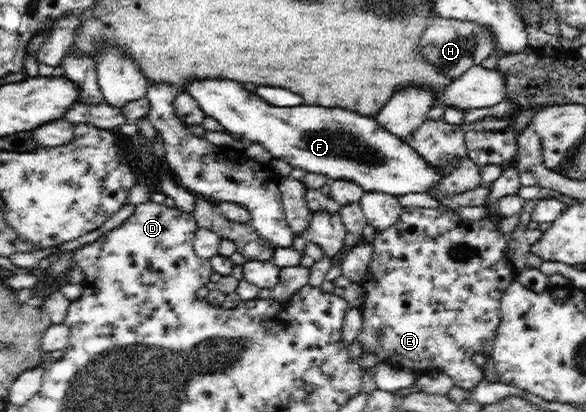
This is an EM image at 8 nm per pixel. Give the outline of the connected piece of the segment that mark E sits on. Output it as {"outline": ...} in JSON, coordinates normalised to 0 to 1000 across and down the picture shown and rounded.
{"outline":[[[695,500],[686,510],[677,544],[664,549],[660,558],[643,561],[643,573],[637,580],[633,590],[637,597],[637,626],[625,675],[616,687],[623,699],[623,723],[619,723],[619,735],[613,745],[618,757],[618,803],[611,811],[609,823],[616,835],[618,854],[640,862],[647,881],[679,888],[688,896],[696,893],[712,908],[725,908],[735,896],[746,898],[770,913],[780,939],[807,944],[807,937],[824,925],[824,896],[817,886],[811,886],[804,869],[814,857],[831,854],[831,859],[838,859],[846,801],[855,777],[855,721],[881,675],[882,655],[872,646],[872,636],[865,626],[865,597],[869,592],[862,583],[862,568],[857,568],[848,556],[848,544],[843,544],[834,529],[816,536],[794,534],[782,524],[778,515],[768,515],[766,510],[754,515],[751,505]]]}

